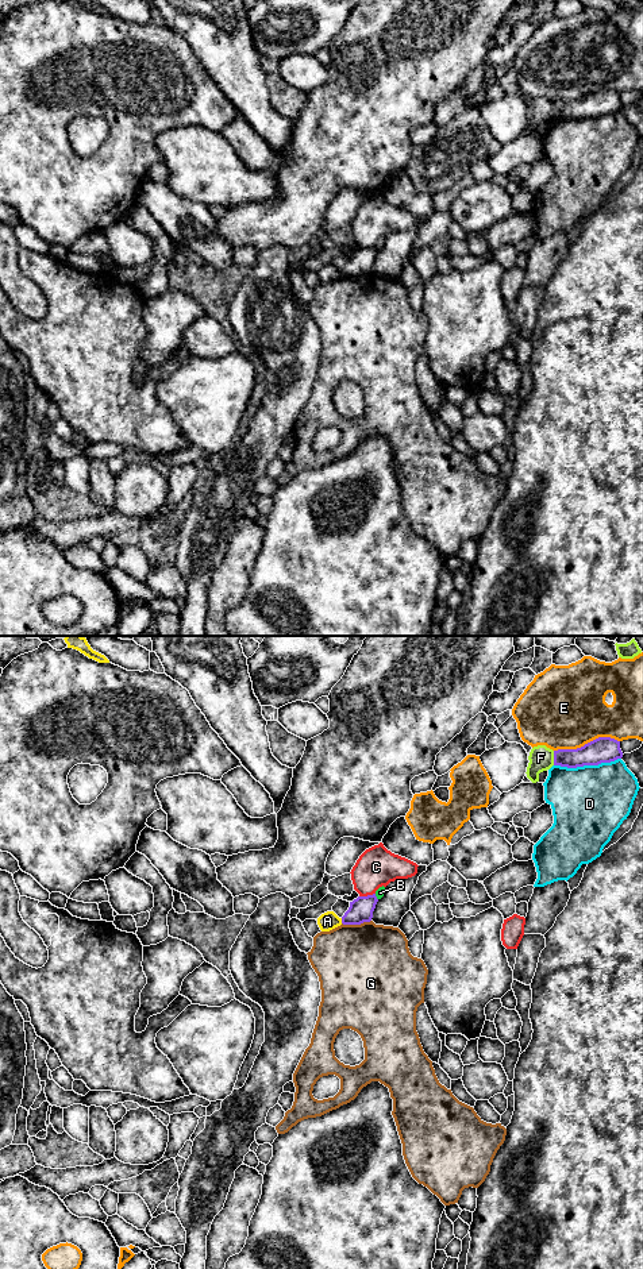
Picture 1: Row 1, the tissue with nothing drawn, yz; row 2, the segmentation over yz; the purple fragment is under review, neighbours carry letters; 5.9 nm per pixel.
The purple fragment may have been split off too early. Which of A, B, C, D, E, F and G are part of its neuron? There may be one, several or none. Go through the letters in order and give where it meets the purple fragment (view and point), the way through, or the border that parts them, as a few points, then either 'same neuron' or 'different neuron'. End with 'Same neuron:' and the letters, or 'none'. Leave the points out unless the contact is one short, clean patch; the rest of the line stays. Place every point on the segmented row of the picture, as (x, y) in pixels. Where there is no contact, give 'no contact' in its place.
A: contact yz (342, 921); border yz (341, 918), (342, 922); different neuron
B: contact yz (376, 897); different neuron
C: contact yz (366, 897); different neuron
D: contact yz (586, 764); different neuron
E: contact yz (588, 743); different neuron
F: contact yz (554, 758); different neuron
G: contact yz (355, 924); different neuron
Same neuron: none

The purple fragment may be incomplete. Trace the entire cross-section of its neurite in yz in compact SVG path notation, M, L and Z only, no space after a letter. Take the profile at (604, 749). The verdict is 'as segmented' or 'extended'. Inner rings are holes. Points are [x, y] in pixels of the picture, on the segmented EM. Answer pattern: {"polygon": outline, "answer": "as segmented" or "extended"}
{"polygon": "M598 737L577 749L554 751L554 765L577 768L611 763L621 757L620 741L611 737Z", "answer": "as segmented"}

